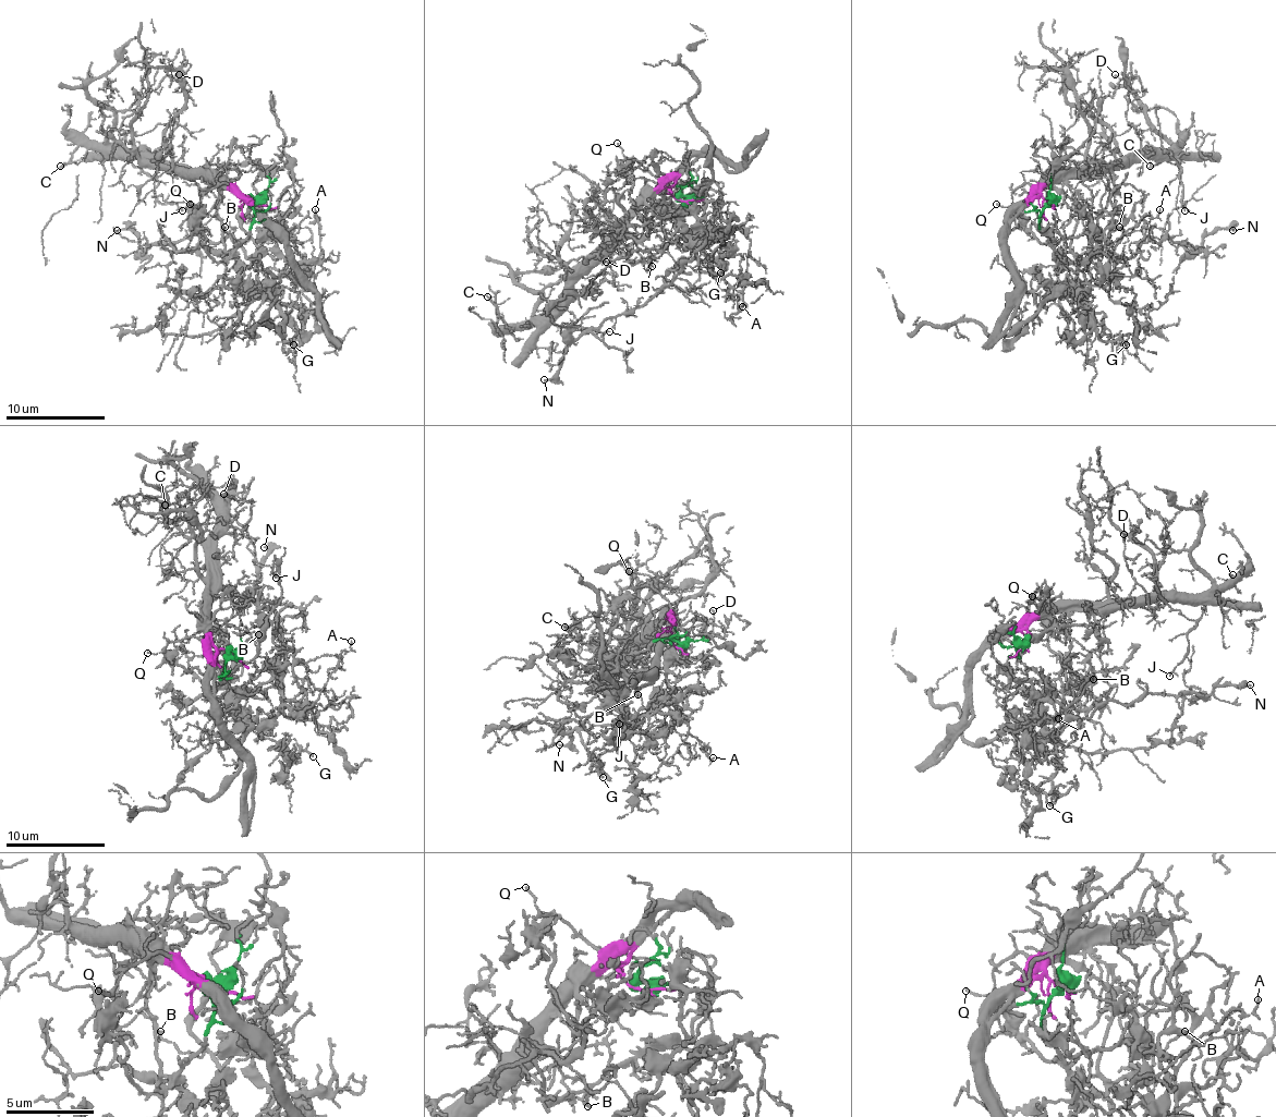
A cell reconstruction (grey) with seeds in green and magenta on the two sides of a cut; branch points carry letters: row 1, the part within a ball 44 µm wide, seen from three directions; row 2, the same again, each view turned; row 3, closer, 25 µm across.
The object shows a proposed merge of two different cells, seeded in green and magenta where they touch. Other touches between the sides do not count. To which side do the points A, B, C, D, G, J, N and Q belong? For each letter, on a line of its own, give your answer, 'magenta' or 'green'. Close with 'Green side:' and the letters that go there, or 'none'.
A: green
B: green
C: magenta
D: magenta
G: green
J: magenta
N: green
Q: magenta
Green side: A, B, G, N

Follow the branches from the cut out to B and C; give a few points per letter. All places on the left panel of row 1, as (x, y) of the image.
B: (252, 202), (277, 177), (282, 161), (292, 171), (292, 211), (265, 241), (252, 243), (234, 239), (225, 226)
C: (252, 202), (213, 174), (173, 171), (154, 161), (121, 157), (101, 147), (79, 144), (59, 167)

